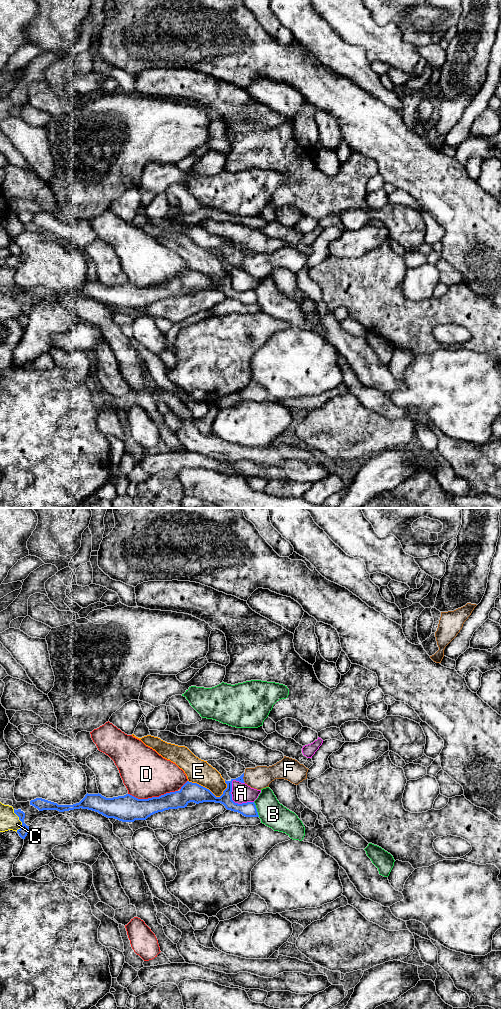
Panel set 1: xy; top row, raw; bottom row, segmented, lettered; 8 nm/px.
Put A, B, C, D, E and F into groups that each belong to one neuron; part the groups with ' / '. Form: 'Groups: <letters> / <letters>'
Groups: A / B / C / D / E / F

